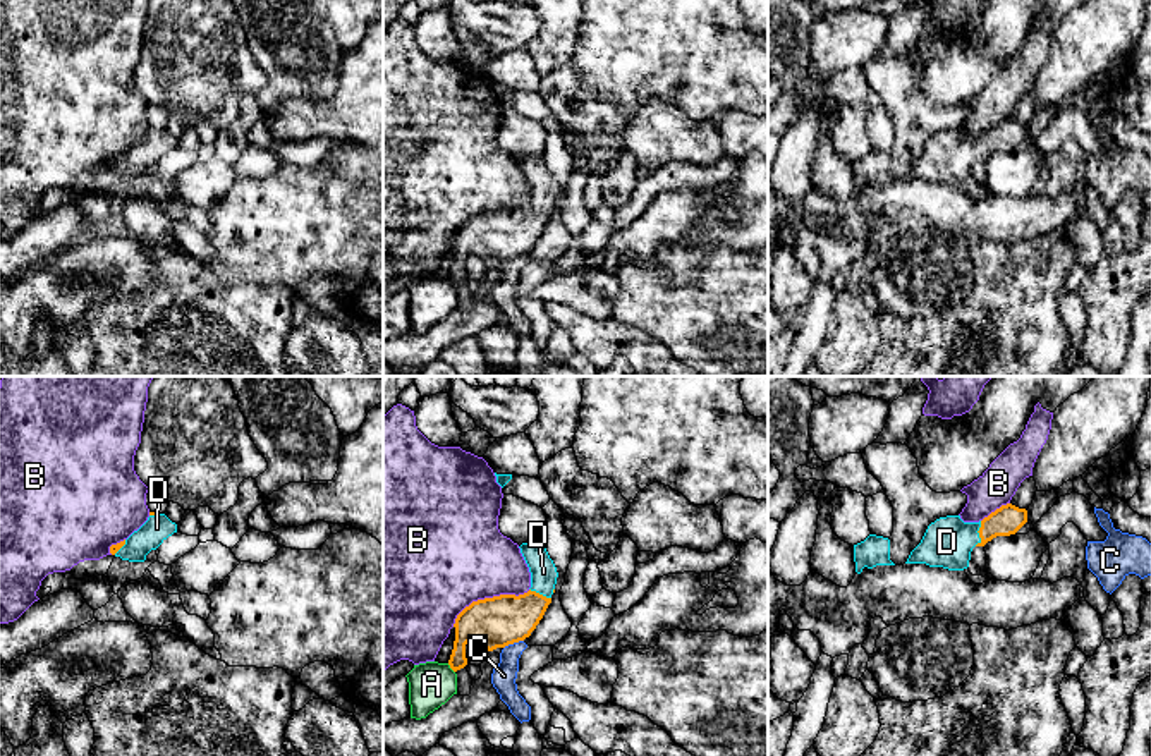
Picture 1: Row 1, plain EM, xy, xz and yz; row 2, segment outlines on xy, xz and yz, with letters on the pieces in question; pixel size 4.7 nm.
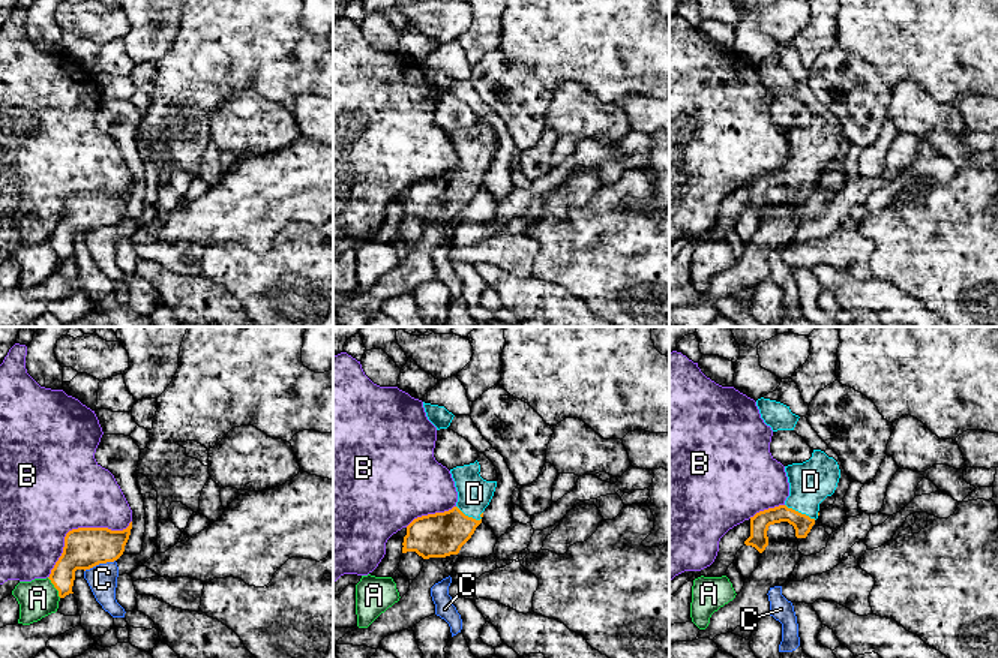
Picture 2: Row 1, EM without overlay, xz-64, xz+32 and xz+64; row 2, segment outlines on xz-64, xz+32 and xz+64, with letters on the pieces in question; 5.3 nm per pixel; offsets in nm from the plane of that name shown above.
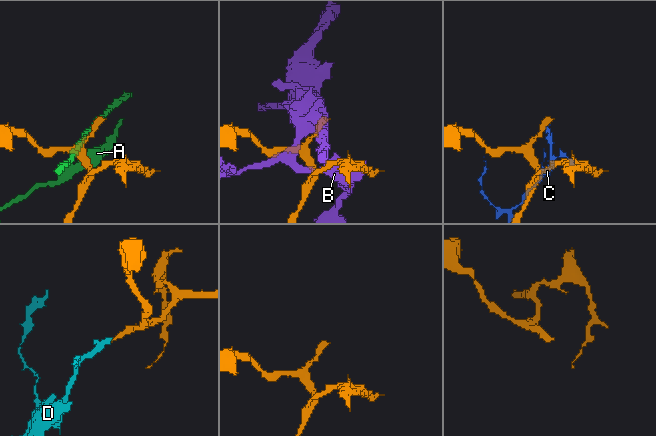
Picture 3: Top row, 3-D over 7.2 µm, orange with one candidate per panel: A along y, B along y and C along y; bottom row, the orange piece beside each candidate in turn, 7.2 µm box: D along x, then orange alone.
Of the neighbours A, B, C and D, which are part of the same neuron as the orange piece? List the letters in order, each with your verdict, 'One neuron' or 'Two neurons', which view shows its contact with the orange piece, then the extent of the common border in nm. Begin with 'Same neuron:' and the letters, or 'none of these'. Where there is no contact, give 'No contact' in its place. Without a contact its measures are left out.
Same neuron: D
A: Two neurons. Touches orange in xz. Shared border 60 nm
B: Two neurons. Touches orange in xz. Shared border 400 nm
C: Two neurons. Touches orange in xz. Shared border 100 nm
D: One neuron. Touches orange in yz. Shared border 120 nm

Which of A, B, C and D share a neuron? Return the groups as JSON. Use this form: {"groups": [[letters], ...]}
{"groups": [["A"], ["B"], ["C"], ["D"]]}

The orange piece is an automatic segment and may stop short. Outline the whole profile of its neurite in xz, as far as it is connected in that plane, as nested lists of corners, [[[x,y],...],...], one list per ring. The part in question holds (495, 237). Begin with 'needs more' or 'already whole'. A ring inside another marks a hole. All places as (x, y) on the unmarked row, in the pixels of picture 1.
needs more; [[[543,156],[522,158],[519,163],[531,187],[529,206],[519,211],[500,210],[493,213],[478,215],[478,216],[472,216],[457,230],[454,239],[455,256],[448,275],[448,280],[454,287],[467,280],[466,259],[471,254],[481,258],[488,266],[524,256],[536,244],[548,220],[551,218],[551,210],[557,199],[558,187]]]

